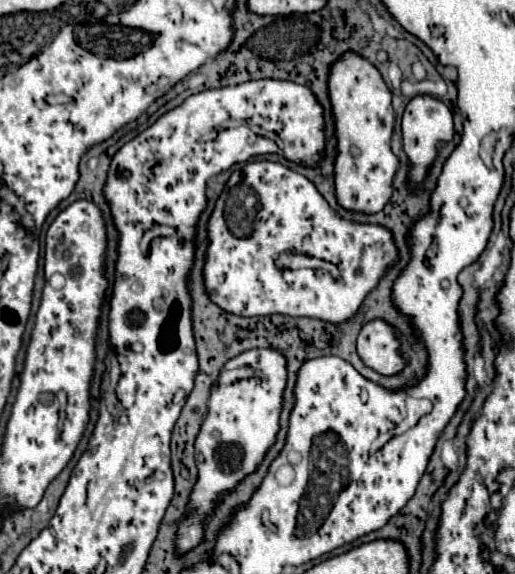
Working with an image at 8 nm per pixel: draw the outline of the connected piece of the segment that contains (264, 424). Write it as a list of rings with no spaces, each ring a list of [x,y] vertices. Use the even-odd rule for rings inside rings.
[[[248,350],[236,356],[236,360],[232,360],[232,366],[242,364],[252,364],[253,368],[244,366],[234,370],[222,370],[218,382],[230,385],[216,384],[210,391],[208,412],[195,441],[195,450],[205,453],[205,458],[200,462],[202,456],[196,454],[200,476],[186,508],[186,520],[180,522],[176,534],[176,546],[180,554],[186,554],[202,540],[198,520],[216,496],[216,480],[220,480],[220,488],[228,490],[234,488],[244,476],[252,474],[262,462],[266,450],[274,444],[276,434],[280,430],[282,392],[286,388],[286,358],[278,350]],[[249,378],[250,380],[240,380]]]

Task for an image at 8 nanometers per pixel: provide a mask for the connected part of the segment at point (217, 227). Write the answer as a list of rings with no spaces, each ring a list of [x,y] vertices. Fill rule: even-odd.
[[[270,160],[248,162],[246,166],[236,168],[230,174],[206,222],[206,228],[210,244],[206,248],[206,260],[202,268],[204,288],[208,292],[208,298],[216,306],[236,316],[286,314],[286,316],[308,316],[340,324],[356,314],[364,296],[378,285],[380,278],[398,260],[398,250],[394,246],[390,230],[374,224],[354,224],[340,218],[334,210],[330,210],[328,202],[302,174]],[[290,244],[298,254],[324,258],[338,264],[341,278],[332,280],[324,270],[278,272],[274,258],[278,252],[286,252]]]

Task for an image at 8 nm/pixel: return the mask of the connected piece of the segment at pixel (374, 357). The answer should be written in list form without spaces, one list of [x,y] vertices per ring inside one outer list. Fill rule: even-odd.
[[[384,320],[368,322],[358,340],[358,354],[366,366],[380,374],[396,374],[402,370],[404,360],[398,352],[400,342],[394,330]]]

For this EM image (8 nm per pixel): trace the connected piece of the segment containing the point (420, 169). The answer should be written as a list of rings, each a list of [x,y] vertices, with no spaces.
[[[430,95],[414,96],[402,116],[402,140],[404,140],[404,150],[414,164],[410,170],[410,182],[418,184],[424,180],[426,168],[434,162],[438,144],[440,142],[450,142],[454,136],[454,122],[452,122],[452,112],[446,108],[444,102]]]

